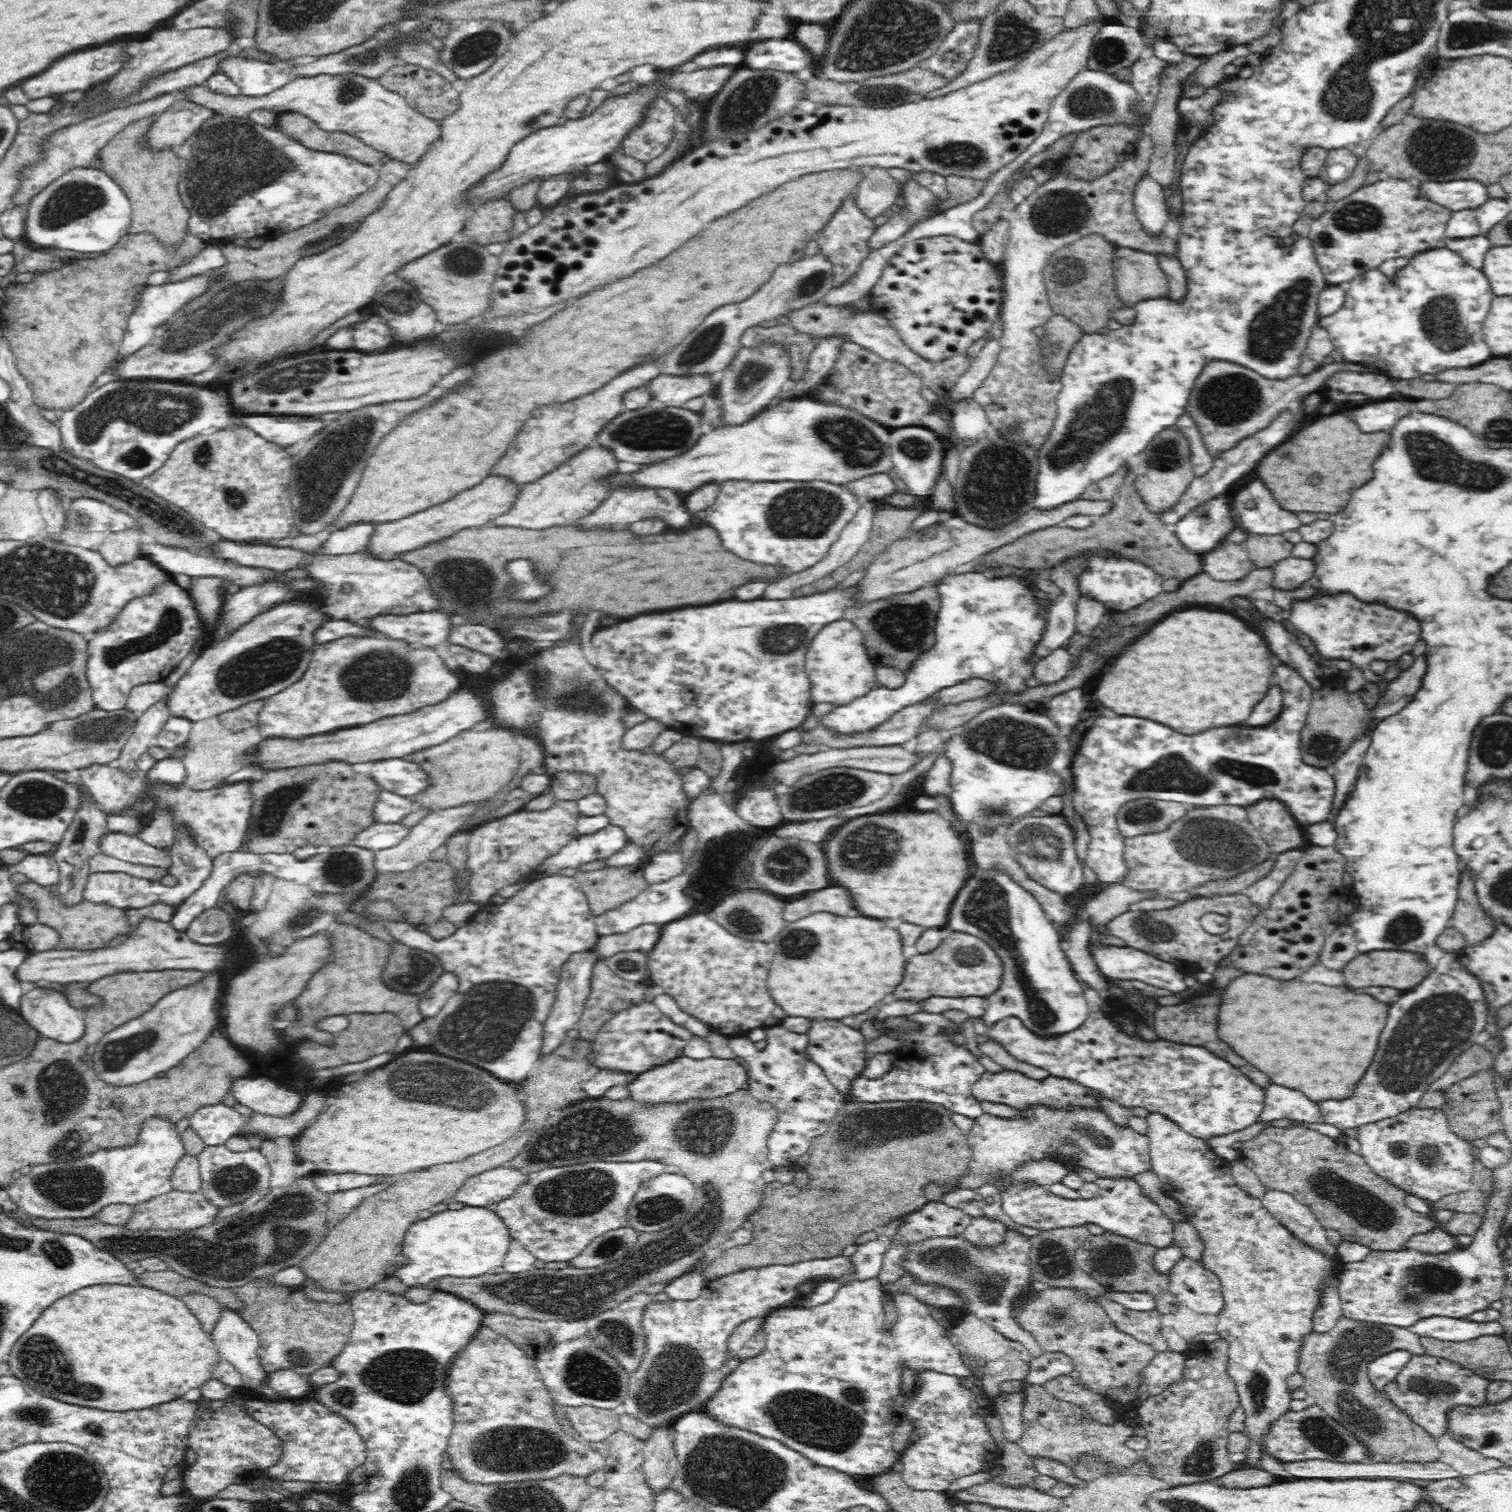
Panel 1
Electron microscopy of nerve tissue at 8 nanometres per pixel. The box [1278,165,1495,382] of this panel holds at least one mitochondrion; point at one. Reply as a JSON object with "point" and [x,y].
{"point":[1442,323]}

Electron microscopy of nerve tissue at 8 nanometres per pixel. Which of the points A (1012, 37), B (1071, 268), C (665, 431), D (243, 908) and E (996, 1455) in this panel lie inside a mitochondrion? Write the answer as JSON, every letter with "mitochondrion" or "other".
{"A":"mitochondrion","B":"mitochondrion","C":"mitochondrion","D":"other","E":"other"}

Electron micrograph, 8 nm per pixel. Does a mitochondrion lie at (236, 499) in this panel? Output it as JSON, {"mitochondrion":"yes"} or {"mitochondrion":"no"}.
{"mitochondrion":"yes"}

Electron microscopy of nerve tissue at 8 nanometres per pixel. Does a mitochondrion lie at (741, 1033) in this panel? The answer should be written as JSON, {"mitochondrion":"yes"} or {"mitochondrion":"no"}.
{"mitochondrion":"no"}

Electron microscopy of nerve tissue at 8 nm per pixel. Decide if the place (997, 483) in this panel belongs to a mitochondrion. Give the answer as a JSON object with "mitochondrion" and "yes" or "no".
{"mitochondrion":"yes"}

